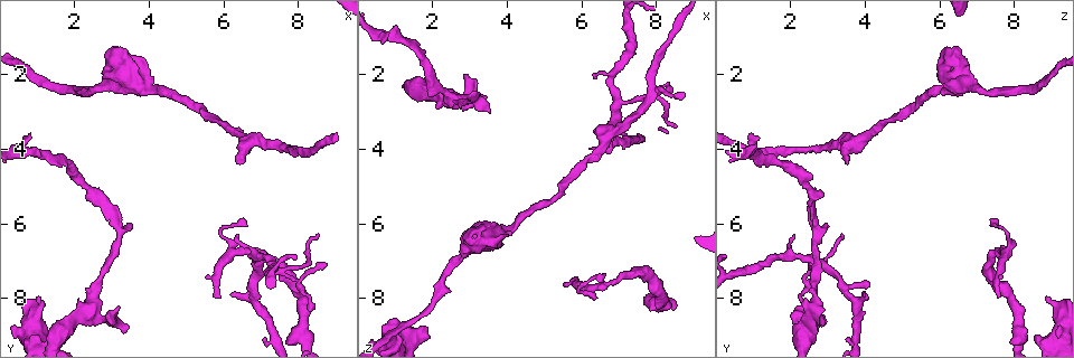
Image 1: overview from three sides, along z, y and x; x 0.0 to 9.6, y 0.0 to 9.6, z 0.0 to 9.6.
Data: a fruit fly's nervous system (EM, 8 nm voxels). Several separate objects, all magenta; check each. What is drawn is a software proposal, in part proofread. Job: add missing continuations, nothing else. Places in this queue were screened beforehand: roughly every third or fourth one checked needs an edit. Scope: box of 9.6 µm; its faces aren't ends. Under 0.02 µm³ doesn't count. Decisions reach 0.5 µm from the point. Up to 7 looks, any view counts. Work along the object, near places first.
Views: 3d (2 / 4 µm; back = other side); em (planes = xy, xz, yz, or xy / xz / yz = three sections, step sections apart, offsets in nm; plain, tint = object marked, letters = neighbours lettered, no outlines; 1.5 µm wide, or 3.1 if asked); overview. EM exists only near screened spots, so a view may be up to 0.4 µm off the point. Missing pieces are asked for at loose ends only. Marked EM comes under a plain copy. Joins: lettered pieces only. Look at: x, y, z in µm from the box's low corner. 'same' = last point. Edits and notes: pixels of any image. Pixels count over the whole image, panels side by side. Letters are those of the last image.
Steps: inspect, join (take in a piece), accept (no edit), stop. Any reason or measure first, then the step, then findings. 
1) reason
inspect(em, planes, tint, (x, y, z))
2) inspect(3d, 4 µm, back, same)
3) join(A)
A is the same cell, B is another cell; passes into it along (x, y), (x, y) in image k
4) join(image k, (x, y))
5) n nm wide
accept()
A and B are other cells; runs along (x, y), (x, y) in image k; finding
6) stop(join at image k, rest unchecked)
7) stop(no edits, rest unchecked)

inspect(3d, 4 µm, (3.55, 6.05, 3.00))

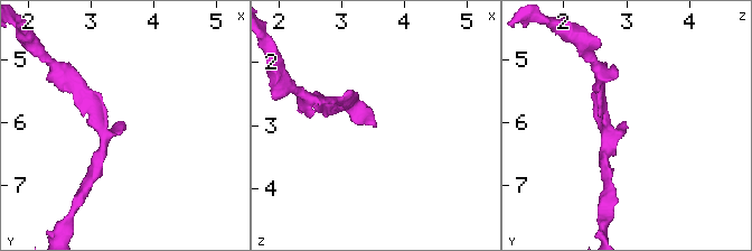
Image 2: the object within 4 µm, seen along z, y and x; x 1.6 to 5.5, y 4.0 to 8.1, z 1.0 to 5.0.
inspect(em, planes, letters, (3.60, 6.05, 3.00))

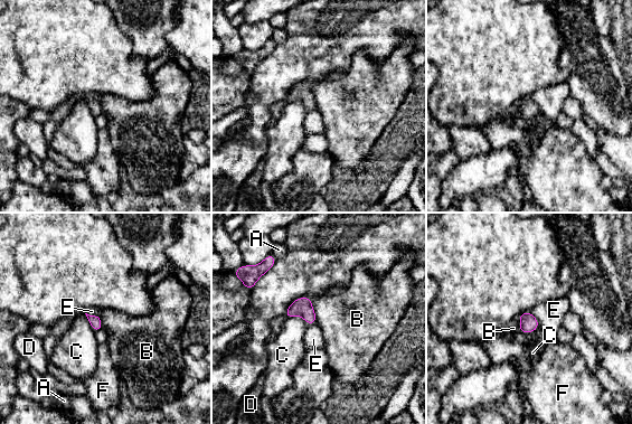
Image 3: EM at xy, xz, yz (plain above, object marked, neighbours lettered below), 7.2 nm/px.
accept()
A, B, C, D, E and F are other cells; no lettered piece goes on from it

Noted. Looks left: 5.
branch stops here
inspect(em, yz, step 4, letters, (6.35, 4.35, 3.60))

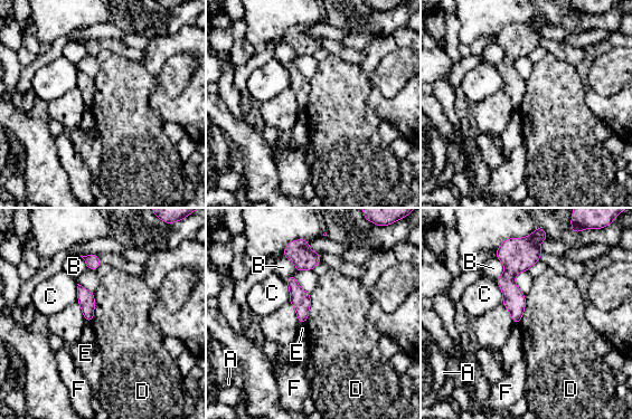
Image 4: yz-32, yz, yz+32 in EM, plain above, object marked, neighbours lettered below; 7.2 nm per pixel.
inspect(em, planes, letters, same)

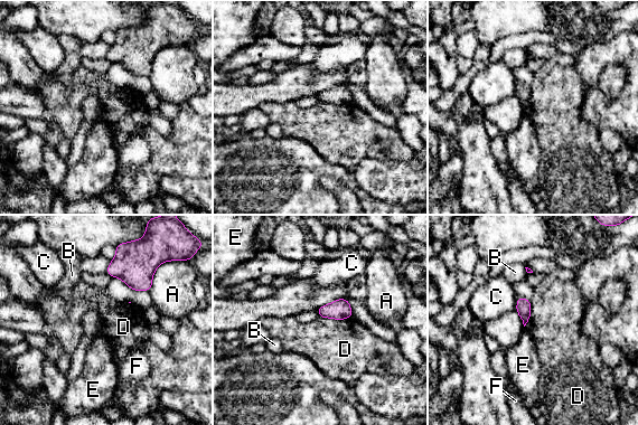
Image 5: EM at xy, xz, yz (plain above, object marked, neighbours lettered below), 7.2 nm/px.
D touches over 240 nm
accept()
A, B, C, D, E and F are other cells; no lettered piece goes on from it

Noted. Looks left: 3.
free end
inspect(3d, 2 µm, (1.10, 7.90, 8.85))

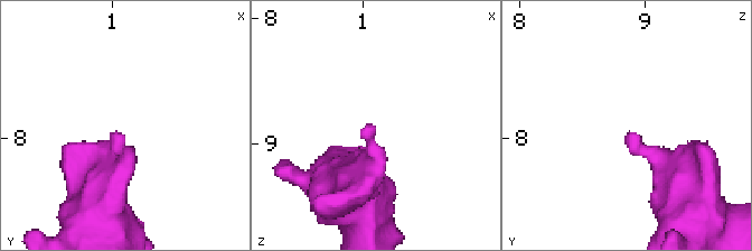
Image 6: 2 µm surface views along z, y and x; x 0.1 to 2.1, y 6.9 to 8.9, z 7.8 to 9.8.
now the EM
inspect(em, planes, letters, (1.04, 7.94, 8.84))

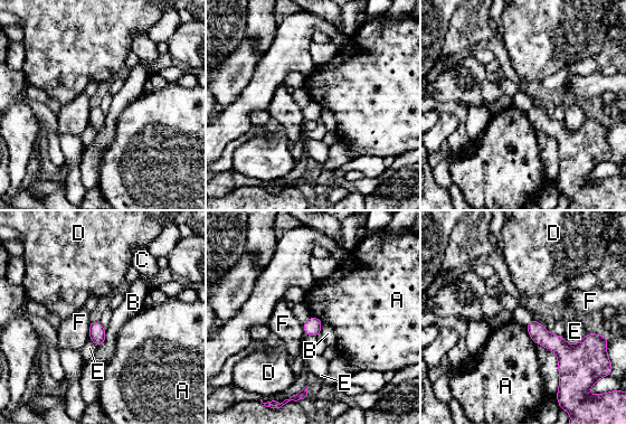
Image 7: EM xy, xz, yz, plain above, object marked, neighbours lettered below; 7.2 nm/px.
accept()
A, B, C, D, E and F are other cells; border along (525, 327), (529, 336), (536, 343) in image 7; none of them fits

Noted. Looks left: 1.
stop(no edits, rest unchecked)

